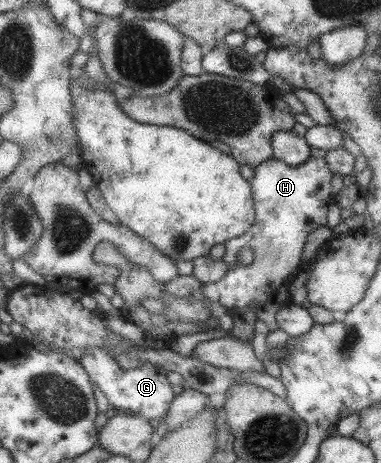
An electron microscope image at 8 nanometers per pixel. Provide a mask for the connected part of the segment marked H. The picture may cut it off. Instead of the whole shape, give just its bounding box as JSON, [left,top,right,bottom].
[199,155,333,331]

